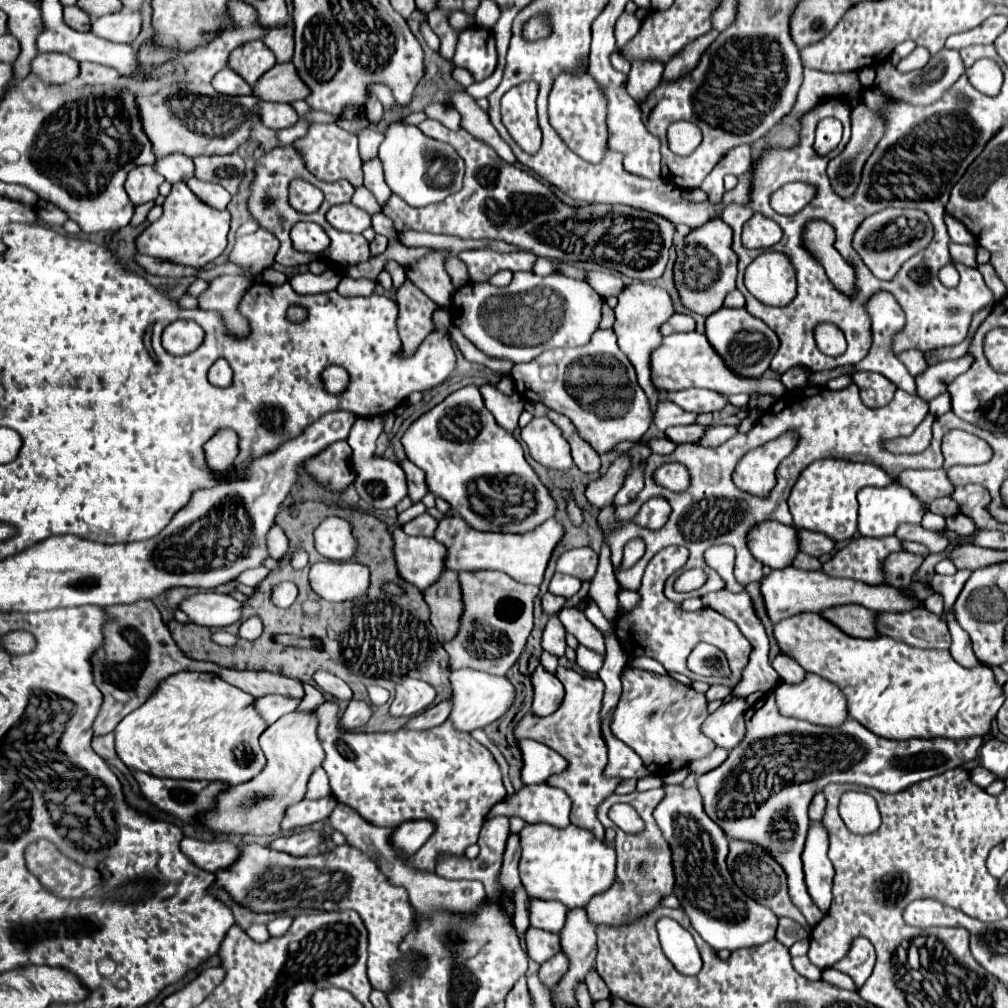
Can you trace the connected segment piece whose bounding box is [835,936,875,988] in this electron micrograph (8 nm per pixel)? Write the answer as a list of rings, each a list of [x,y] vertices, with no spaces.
[[[863,936],[855,938],[849,952],[847,952],[847,956],[841,958],[835,964],[835,968],[849,974],[859,988],[869,978],[873,966],[875,966],[875,950],[873,950],[871,942],[867,938],[863,938]]]

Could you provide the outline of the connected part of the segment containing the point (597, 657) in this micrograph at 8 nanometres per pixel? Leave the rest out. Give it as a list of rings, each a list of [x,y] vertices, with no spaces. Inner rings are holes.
[[[583,644],[577,646],[577,664],[587,672],[587,674],[597,674],[603,666],[605,658],[597,652],[593,652],[591,648],[585,648]]]

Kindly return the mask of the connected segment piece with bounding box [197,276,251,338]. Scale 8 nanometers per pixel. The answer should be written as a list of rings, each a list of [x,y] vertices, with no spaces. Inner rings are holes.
[[[217,276],[209,282],[209,288],[197,296],[197,308],[217,312],[223,318],[227,332],[243,338],[251,328],[249,320],[239,312],[239,304],[249,284],[251,282],[245,280],[245,276]]]

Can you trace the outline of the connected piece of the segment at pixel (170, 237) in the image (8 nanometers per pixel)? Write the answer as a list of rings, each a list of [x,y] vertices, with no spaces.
[[[177,182],[173,184],[171,194],[165,198],[163,202],[163,216],[149,224],[137,238],[135,238],[135,246],[139,254],[147,254],[151,258],[161,258],[173,264],[183,264],[183,266],[193,266],[193,268],[203,268],[207,262],[215,260],[227,246],[227,232],[229,232],[229,212],[227,210],[215,210],[203,202],[199,202],[199,198],[195,198],[195,194],[191,194],[191,190],[187,188],[185,182]]]

